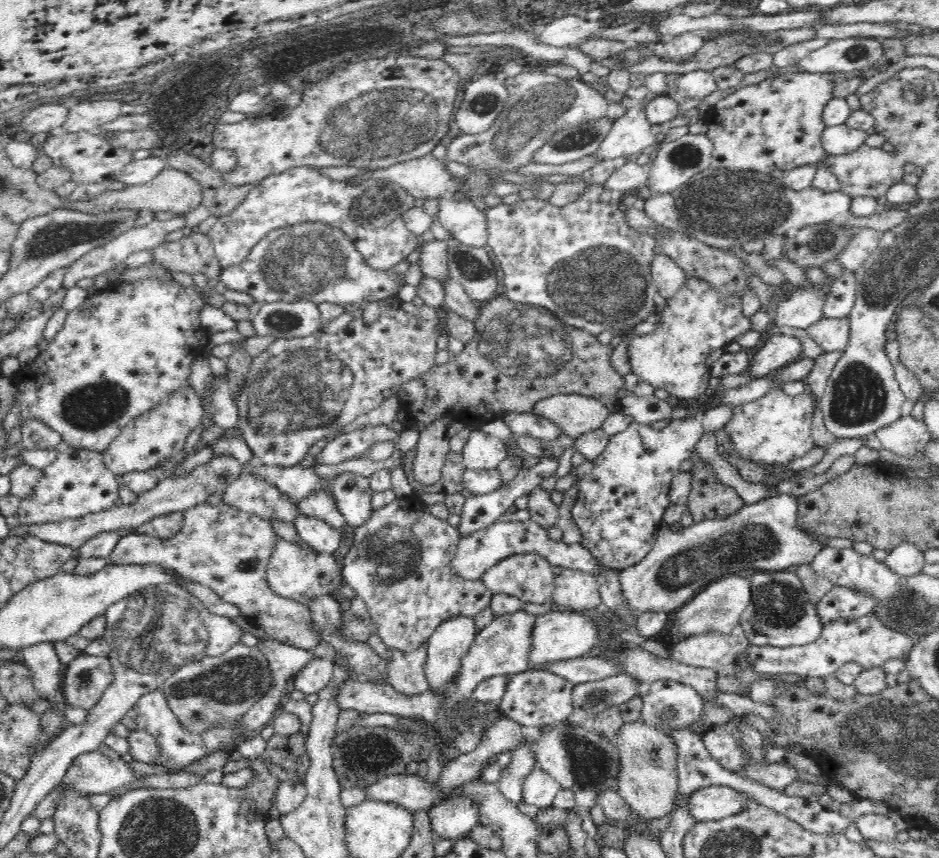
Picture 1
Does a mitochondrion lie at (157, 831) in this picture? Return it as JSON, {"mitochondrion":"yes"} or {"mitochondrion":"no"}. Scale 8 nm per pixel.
{"mitochondrion":"yes"}

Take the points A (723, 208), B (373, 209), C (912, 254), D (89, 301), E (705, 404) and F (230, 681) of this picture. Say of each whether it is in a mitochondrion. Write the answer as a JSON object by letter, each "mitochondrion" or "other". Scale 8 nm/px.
{"A":"mitochondrion","B":"mitochondrion","C":"mitochondrion","D":"other","E":"other","F":"mitochondrion"}

